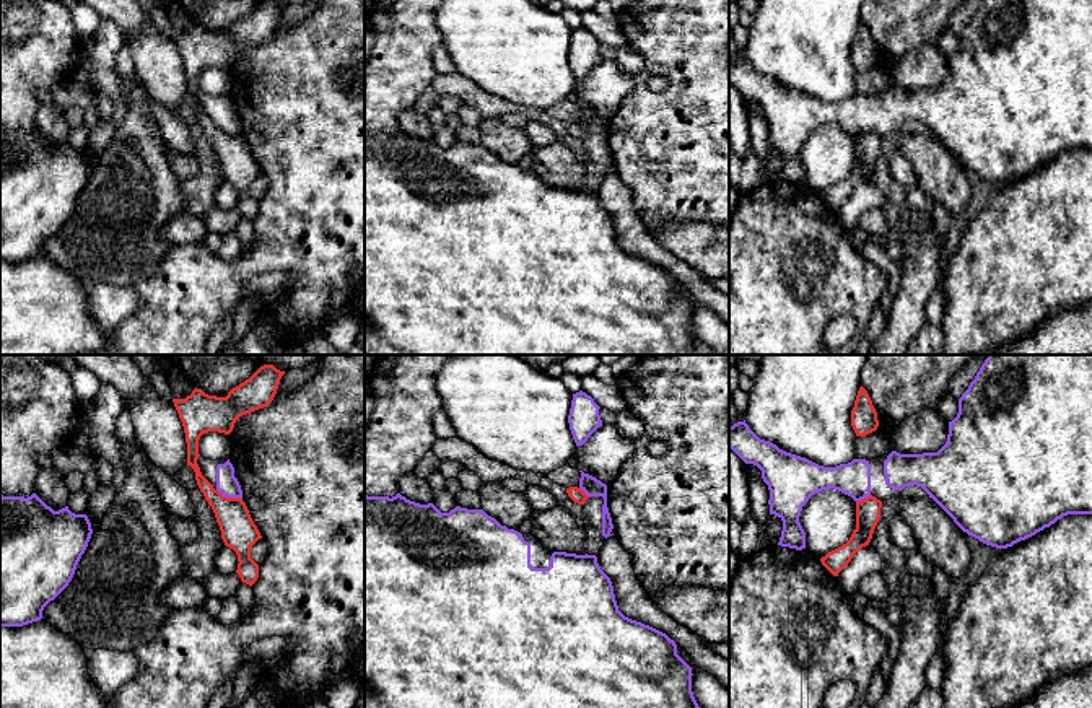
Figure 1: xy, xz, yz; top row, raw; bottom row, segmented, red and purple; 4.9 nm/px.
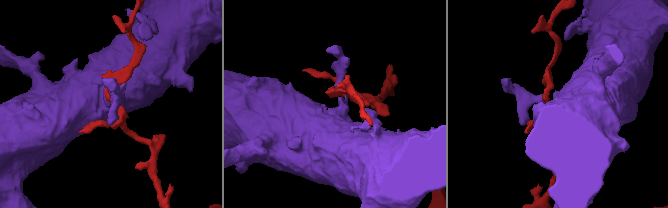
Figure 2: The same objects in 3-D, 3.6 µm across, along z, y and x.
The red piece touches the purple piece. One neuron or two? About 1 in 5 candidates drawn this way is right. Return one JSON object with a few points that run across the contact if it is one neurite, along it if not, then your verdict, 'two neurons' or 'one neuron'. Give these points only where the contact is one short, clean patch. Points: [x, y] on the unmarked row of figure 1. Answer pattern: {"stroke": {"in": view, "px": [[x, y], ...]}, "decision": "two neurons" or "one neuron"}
{"stroke": {"in": "xy", "px": [[217, 124], [227, 132], [241, 134]]}, "decision": "two neurons"}

